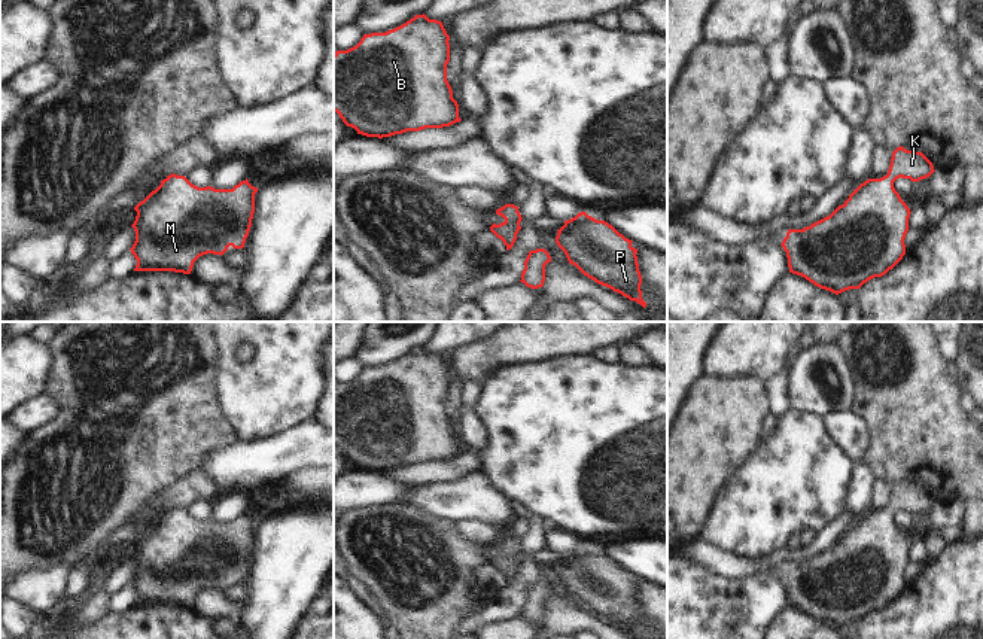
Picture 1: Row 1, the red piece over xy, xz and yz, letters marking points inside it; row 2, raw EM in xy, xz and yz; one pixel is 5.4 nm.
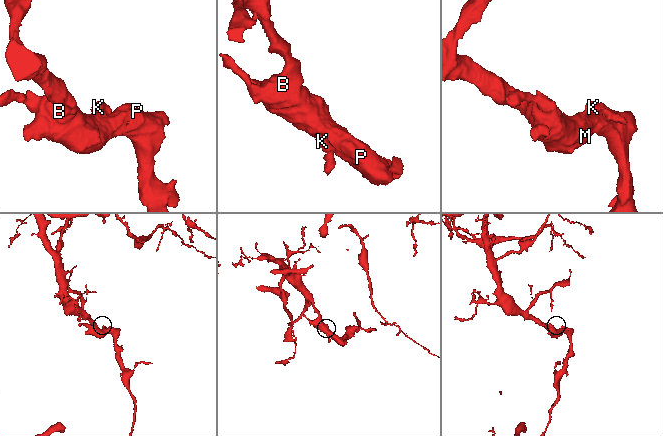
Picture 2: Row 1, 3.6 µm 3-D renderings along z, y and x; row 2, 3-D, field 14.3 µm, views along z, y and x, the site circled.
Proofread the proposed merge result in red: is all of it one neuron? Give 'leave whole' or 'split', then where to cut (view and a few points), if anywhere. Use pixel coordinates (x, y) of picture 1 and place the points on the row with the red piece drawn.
leave whole; no cut

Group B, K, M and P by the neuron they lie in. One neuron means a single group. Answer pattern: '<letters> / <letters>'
B K M P

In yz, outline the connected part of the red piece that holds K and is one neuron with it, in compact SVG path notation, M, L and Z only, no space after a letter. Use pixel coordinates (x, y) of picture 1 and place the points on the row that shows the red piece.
M897 147L886 176L861 183L830 216L803 229L788 229L780 246L786 252L789 273L836 295L885 276L906 255L904 238L912 213L894 182L900 177L919 182L934 171L932 162L922 152Z

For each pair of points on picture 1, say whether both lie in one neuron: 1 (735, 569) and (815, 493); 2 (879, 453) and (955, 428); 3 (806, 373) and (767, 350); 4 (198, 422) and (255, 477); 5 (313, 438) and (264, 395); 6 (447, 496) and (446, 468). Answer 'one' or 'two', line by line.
1: two
2: one
3: two
4: two
5: two
6: two

